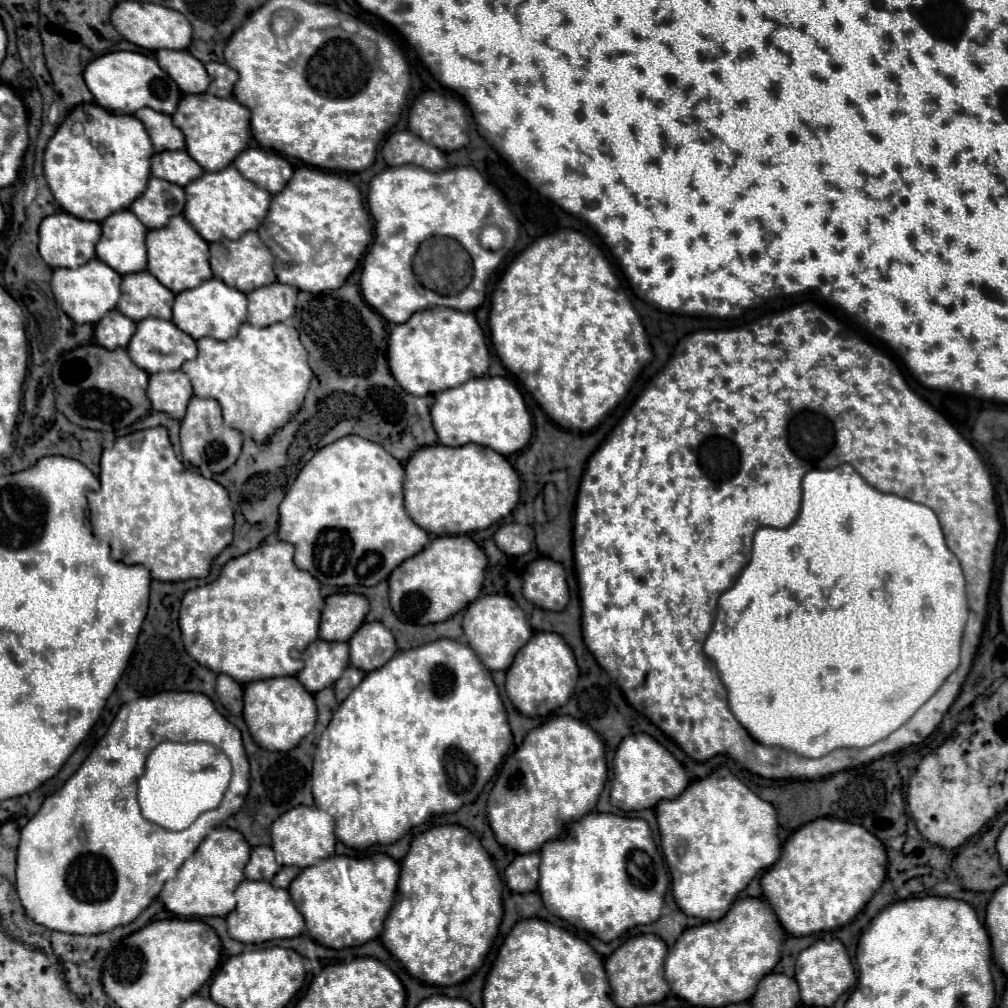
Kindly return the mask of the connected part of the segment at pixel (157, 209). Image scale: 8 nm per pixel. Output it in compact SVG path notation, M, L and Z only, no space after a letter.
M152 177L146 191L132 203L130 211L148 227L166 227L168 219L184 209L184 189L180 185Z

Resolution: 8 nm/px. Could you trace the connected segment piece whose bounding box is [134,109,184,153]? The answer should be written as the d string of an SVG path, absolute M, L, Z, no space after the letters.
M140 109L134 117L144 123L156 153L184 149L184 133L172 123L170 115L152 109Z

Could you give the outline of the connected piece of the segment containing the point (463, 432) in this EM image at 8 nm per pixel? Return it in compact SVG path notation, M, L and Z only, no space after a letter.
M476 377L458 387L436 393L432 405L432 425L438 441L448 447L478 443L494 449L500 455L522 451L532 435L532 417L526 403L512 381L506 377Z

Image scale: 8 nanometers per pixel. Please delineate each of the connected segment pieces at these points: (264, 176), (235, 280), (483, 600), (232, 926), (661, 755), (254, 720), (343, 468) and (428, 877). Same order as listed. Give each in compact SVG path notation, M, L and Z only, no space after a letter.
M246 149L234 159L234 167L258 187L276 195L284 189L284 183L292 177L292 165L274 151L268 149Z
M248 231L236 241L226 241L222 245L210 245L210 265L216 279L222 279L228 287L234 287L242 293L254 291L256 287L266 287L268 283L276 281L274 275L274 255L262 243L256 231Z
M484 595L468 605L464 613L464 635L488 671L506 671L516 651L530 639L532 629L520 605L508 595Z
M248 879L242 881L240 887L236 889L236 909L226 917L226 923L228 923L230 937L240 943L264 943L272 939L292 939L304 933L304 917L294 907L288 891L278 889L268 881L248 881Z
M646 733L630 735L622 739L614 757L614 779L610 787L610 803L622 811L654 809L664 799L676 799L688 787L688 775L684 767L666 751L656 739Z
M296 677L252 681L244 687L244 721L256 745L268 751L290 751L314 729L316 703Z
M346 435L344 439L316 451L298 473L294 485L280 503L278 539L294 545L296 567L312 573L320 583L332 587L374 587L388 579L404 559L420 553L430 541L430 535L404 511L402 481L404 467L388 451L358 435Z
M460 825L432 827L414 837L408 855L400 861L400 881L396 903L386 917L382 943L408 969L408 973L428 985L458 985L476 973L498 933L502 921L502 881L492 857L480 845L480 839Z

